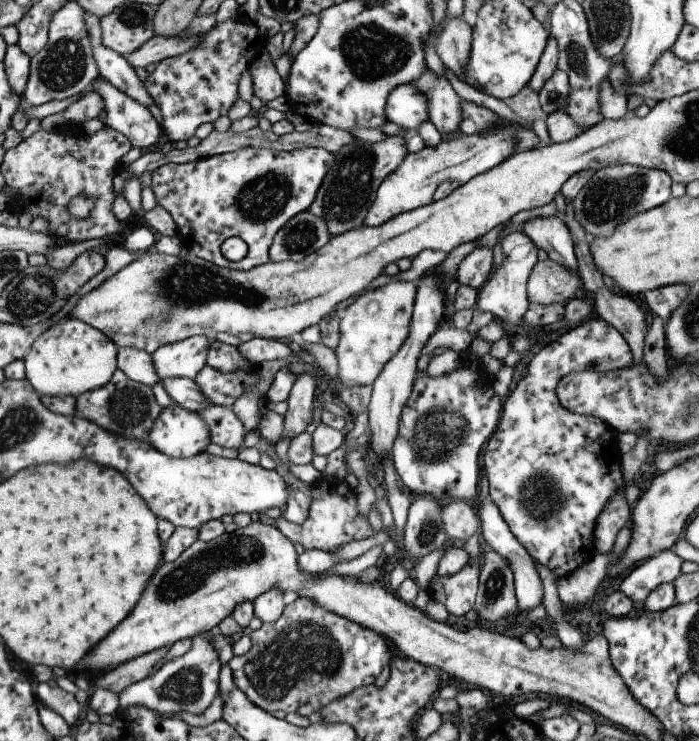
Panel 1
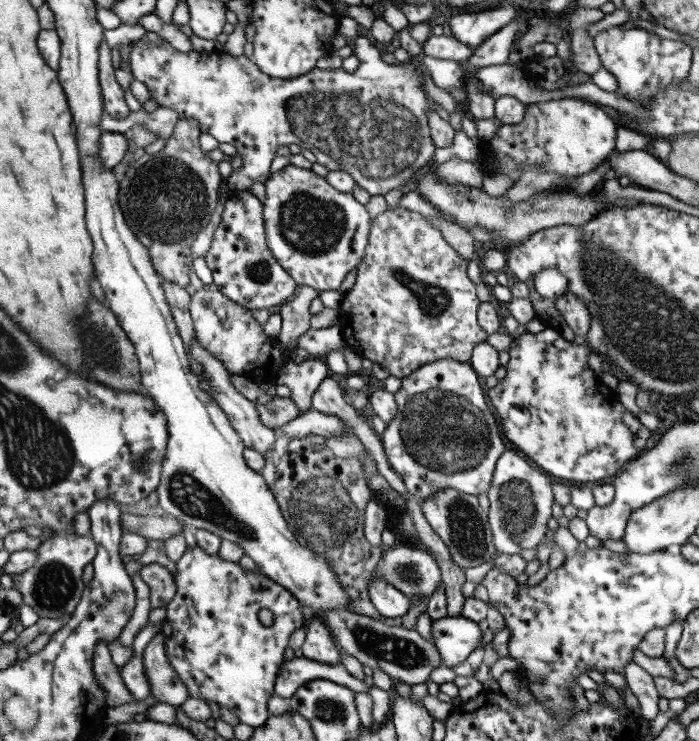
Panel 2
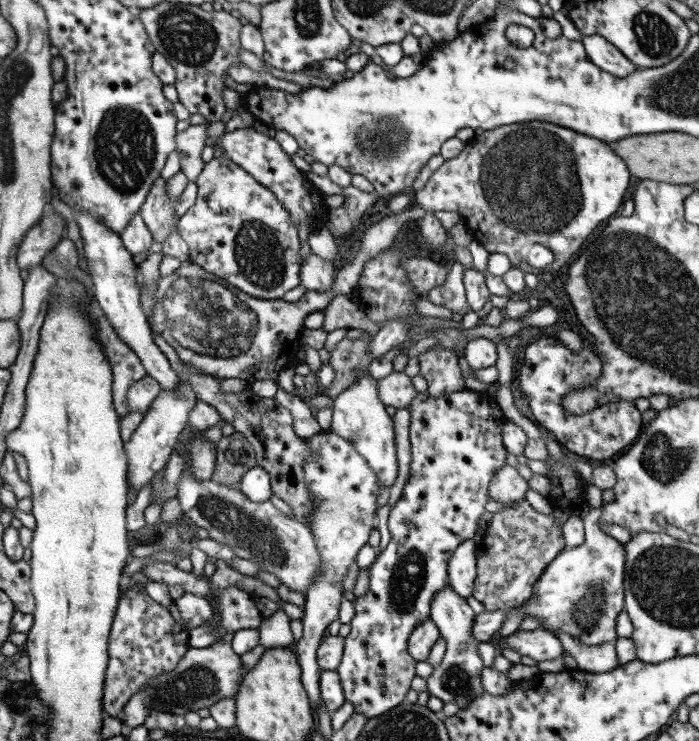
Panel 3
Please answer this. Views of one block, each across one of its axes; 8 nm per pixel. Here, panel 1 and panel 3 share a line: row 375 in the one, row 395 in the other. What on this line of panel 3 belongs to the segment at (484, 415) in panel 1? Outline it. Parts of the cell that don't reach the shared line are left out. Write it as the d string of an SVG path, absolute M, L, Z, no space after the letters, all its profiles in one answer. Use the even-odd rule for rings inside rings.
M466 388L458 392L442 394L442 396L438 396L438 398L432 398L427 391L418 392L408 406L408 410L411 412L409 442L411 443L412 459L410 463L410 473L405 488L403 489L402 497L399 498L389 512L387 525L390 532L390 543L370 568L370 575L368 576L368 578L370 578L370 585L368 586L368 591L362 596L356 597L353 601L356 613L349 623L351 626L350 633L344 637L343 658L341 659L339 667L335 670L339 674L340 682L342 682L345 699L348 700L348 702L352 702L355 712L366 716L367 719L380 717L382 714L386 714L387 711L392 710L392 708L406 701L406 694L411 689L410 682L412 682L412 679L416 676L415 666L417 662L408 652L408 638L410 638L412 630L414 630L420 622L431 620L430 602L432 602L434 594L437 594L440 590L444 590L444 586L449 584L449 581L446 581L446 578L449 578L448 562L452 554L456 551L456 548L462 545L462 542L474 538L475 532L479 528L479 520L486 511L486 502L491 499L488 497L490 480L496 473L496 470L499 470L502 465L506 465L507 463L507 451L503 446L503 425L506 422L505 417L502 415L502 411L500 411L499 405L494 397L489 396L485 392L479 393L478 391L470 391Z

